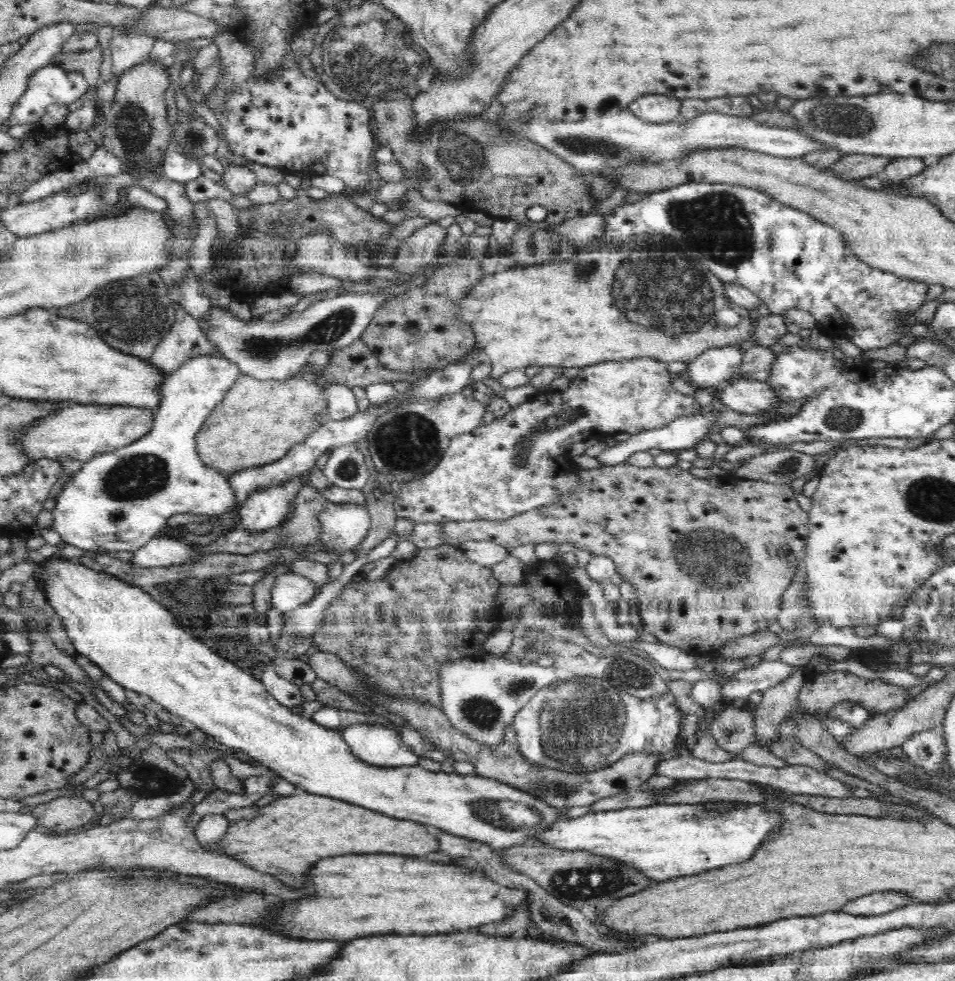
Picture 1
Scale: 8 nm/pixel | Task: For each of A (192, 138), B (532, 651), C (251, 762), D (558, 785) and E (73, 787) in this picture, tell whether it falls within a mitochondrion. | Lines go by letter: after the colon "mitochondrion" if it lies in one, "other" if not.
A: mitochondrion
B: mitochondrion
C: other
D: mitochondrion
E: other

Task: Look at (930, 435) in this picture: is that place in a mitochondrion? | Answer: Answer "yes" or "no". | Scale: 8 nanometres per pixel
no

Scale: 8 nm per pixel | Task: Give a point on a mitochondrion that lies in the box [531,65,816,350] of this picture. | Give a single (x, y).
(673, 306)

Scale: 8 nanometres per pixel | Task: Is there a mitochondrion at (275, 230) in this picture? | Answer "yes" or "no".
yes

